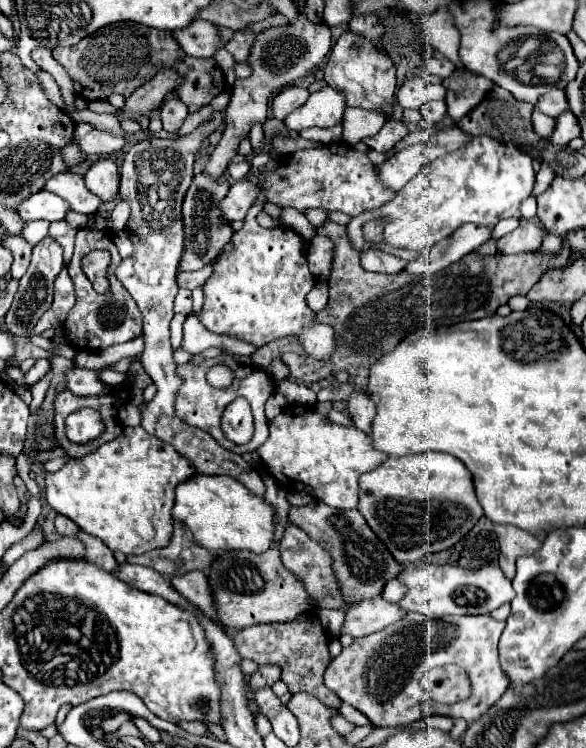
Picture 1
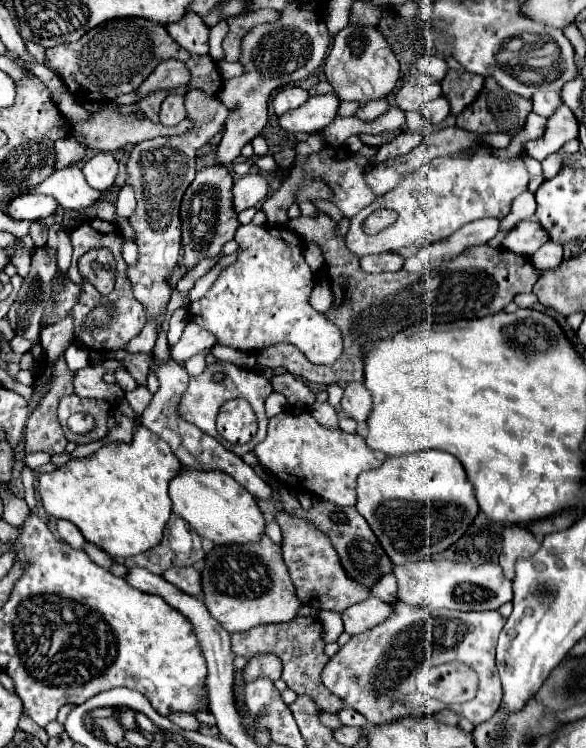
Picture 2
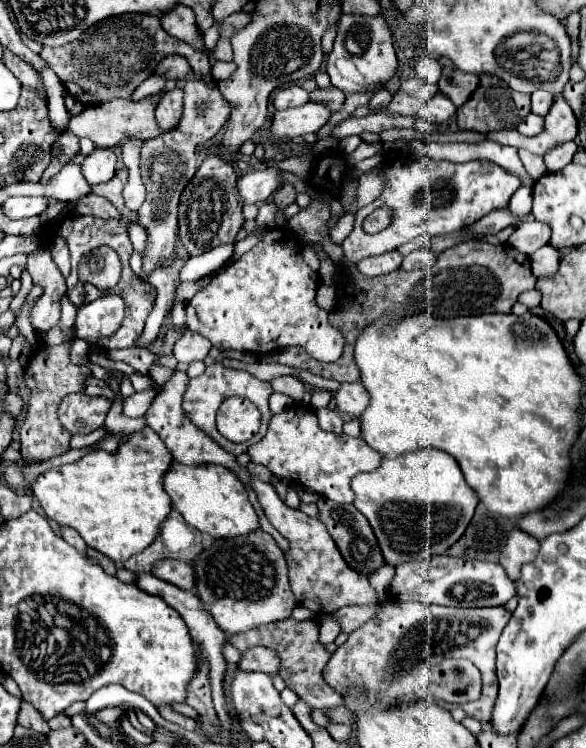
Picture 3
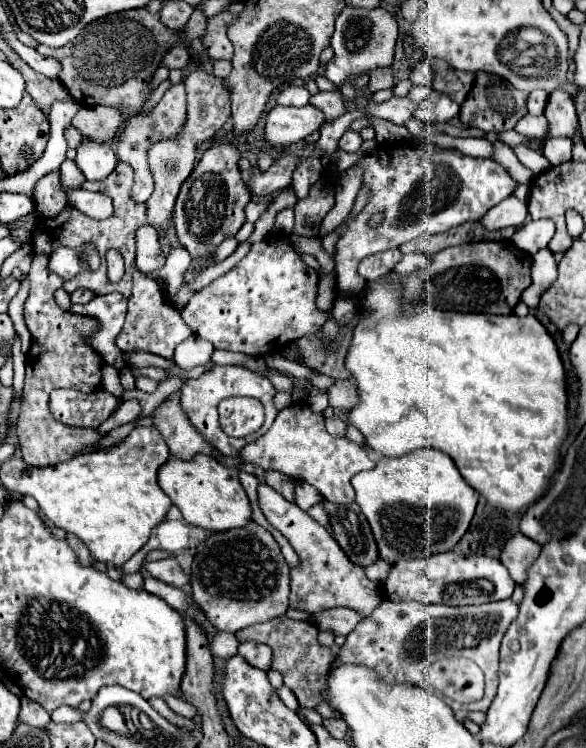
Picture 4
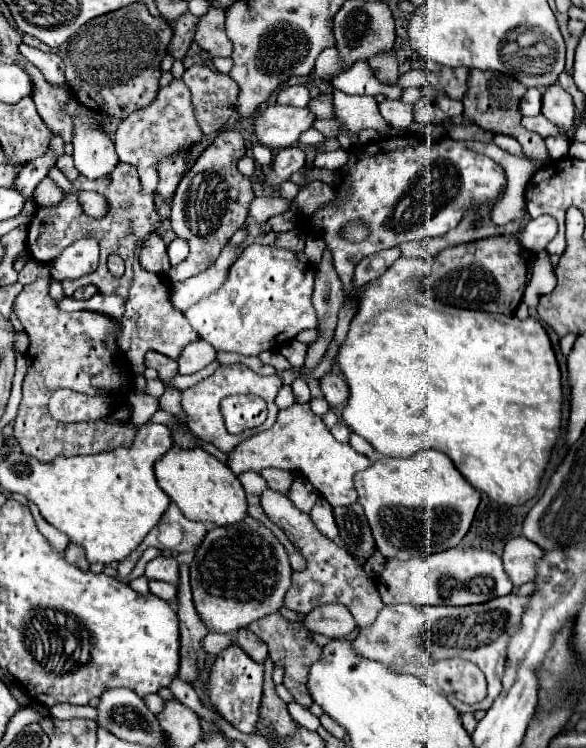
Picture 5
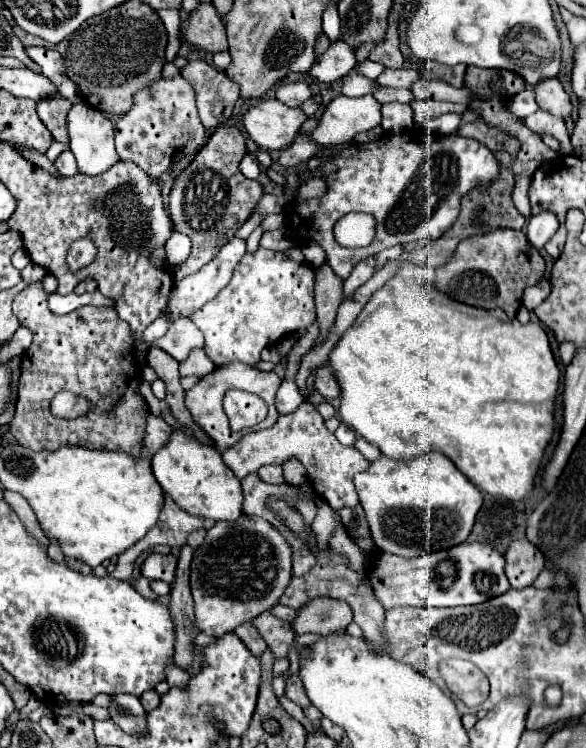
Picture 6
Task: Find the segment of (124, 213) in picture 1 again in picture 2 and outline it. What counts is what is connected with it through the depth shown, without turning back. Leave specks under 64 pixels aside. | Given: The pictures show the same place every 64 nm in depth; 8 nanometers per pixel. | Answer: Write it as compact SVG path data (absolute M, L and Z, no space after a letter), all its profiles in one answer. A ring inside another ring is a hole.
M124 186L124 188L120 190L118 202L116 202L116 218L112 220L112 224L118 224L118 222L122 222L122 220L128 220L128 218L132 216L134 208L136 208L134 192L132 192L132 188Z

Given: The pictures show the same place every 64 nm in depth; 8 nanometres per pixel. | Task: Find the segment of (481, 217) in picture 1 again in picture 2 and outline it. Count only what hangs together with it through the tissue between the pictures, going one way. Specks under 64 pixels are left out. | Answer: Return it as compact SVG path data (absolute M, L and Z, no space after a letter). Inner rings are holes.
M480 142L470 158L434 158L414 174L406 176L392 192L380 196L372 206L350 218L350 228L346 234L348 250L362 258L366 254L394 252L412 244L432 244L448 238L468 222L480 218L502 220L504 216L508 216L514 198L528 190L528 168L524 164L524 156L516 156L508 162L494 156L490 150L494 150L490 144ZM374 210L394 210L398 218L380 234L368 236L362 230L362 222Z

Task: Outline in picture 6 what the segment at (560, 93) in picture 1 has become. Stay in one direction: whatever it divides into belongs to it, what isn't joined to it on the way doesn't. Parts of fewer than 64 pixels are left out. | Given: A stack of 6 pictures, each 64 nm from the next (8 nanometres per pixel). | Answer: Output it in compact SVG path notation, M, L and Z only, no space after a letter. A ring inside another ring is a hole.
M526 88L524 92L516 94L512 104L508 104L510 110L518 116L518 118L524 118L524 116L530 116L538 110L538 104L536 104L536 96L534 96L534 90Z

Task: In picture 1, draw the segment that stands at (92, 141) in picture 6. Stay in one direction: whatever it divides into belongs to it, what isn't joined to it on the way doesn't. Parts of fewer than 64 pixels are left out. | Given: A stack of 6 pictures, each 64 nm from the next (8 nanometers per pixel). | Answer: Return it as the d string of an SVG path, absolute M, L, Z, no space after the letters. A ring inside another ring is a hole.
M98 160L94 162L86 176L86 188L96 194L102 202L112 202L120 194L120 174L112 160Z

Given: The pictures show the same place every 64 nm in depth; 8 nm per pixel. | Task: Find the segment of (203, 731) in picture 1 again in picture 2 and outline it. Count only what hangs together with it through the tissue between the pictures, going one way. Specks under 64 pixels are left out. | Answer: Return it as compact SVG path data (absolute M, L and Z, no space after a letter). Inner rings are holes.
M172 714L170 720L174 720L184 730L200 730L200 722L190 714Z

